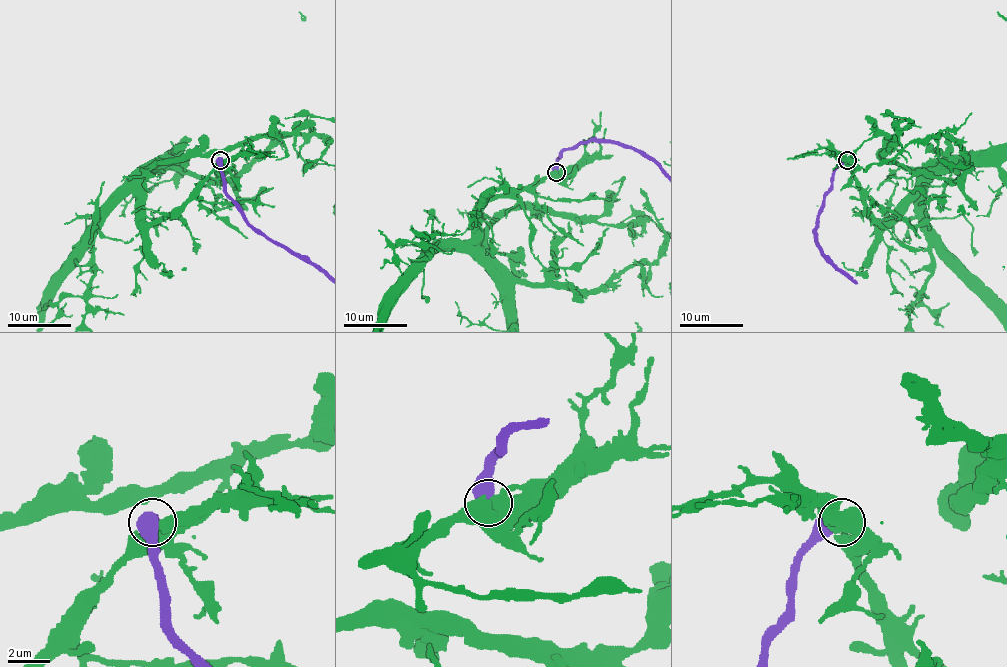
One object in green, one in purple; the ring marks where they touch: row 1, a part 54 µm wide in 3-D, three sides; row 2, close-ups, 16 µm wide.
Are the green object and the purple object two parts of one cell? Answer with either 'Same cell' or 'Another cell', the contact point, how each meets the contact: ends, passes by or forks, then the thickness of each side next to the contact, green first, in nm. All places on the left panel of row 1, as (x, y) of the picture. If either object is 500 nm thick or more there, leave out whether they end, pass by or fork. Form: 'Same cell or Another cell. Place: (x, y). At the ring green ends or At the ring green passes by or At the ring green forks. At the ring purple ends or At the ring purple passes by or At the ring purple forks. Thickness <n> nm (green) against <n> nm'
Another cell. Place: (220, 160). Thickness 600 nm (green) against 750 nm

